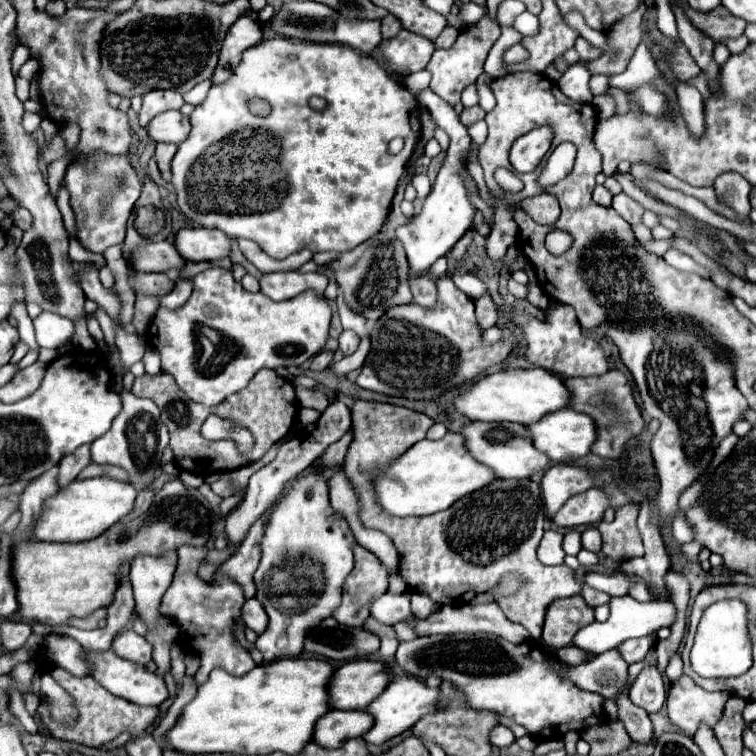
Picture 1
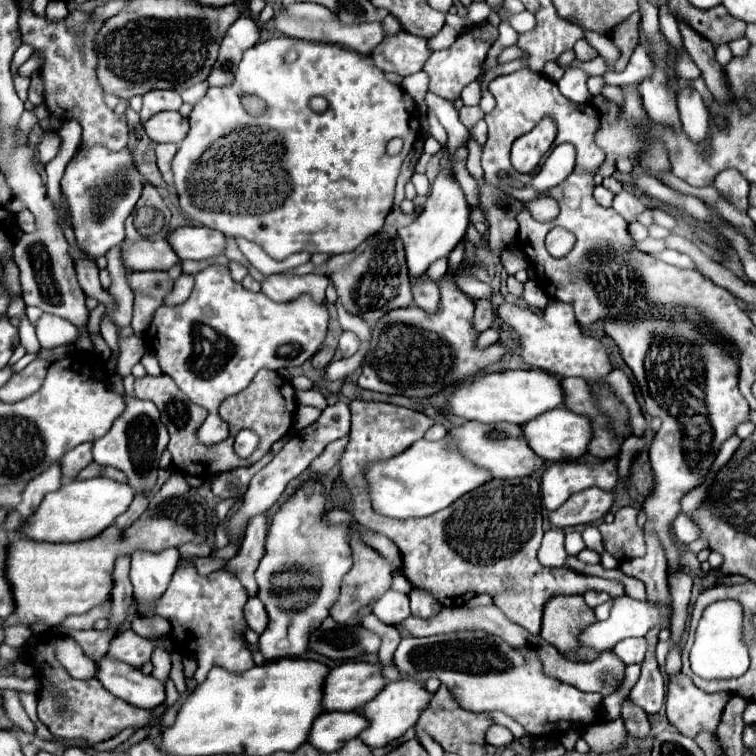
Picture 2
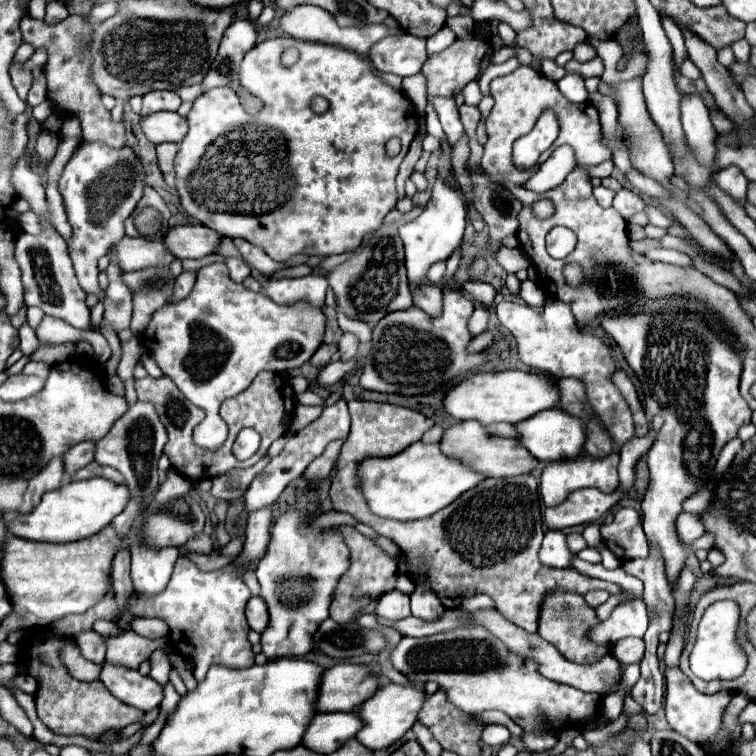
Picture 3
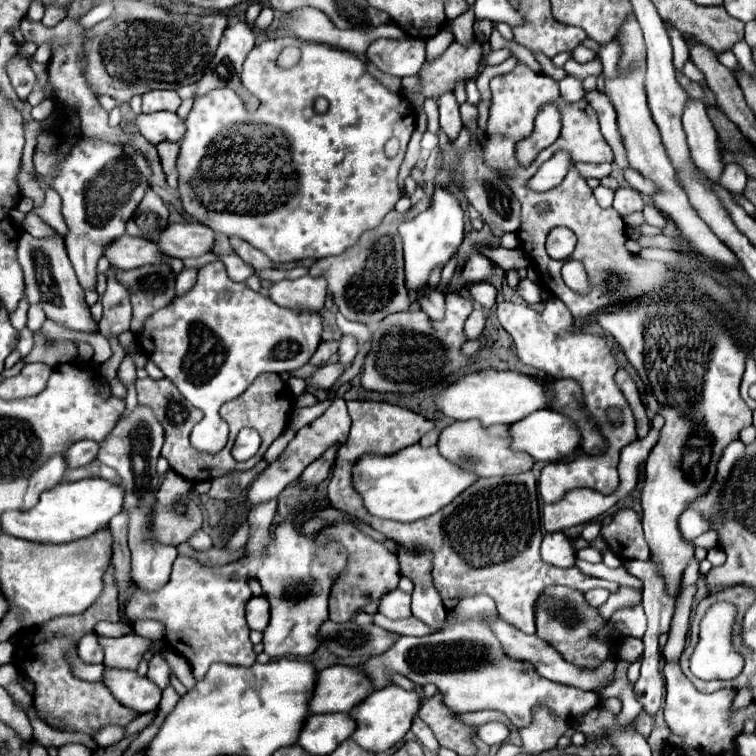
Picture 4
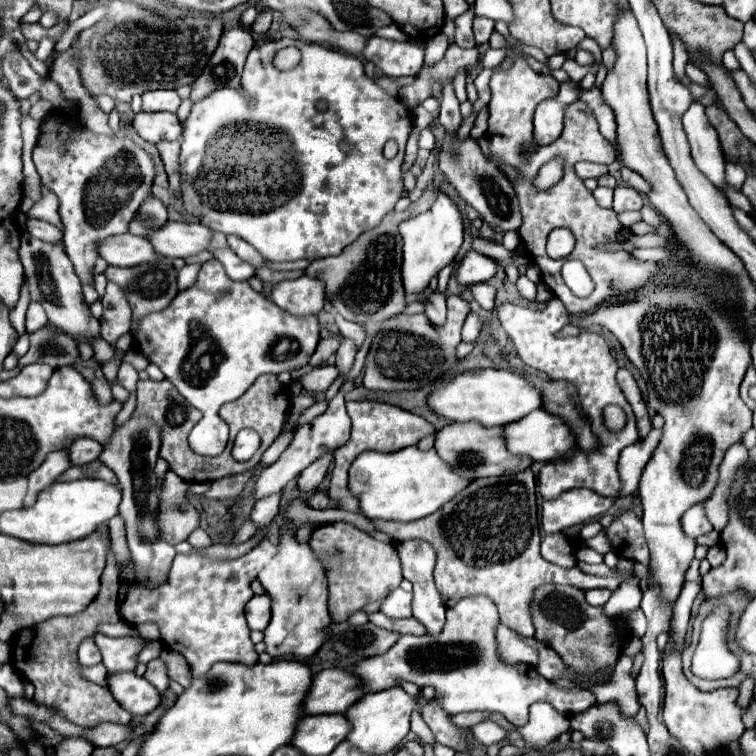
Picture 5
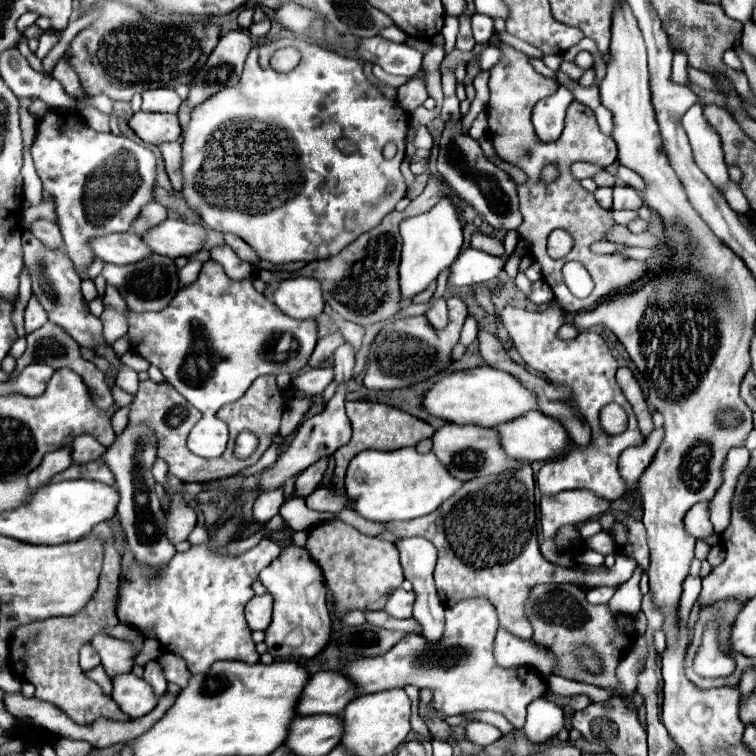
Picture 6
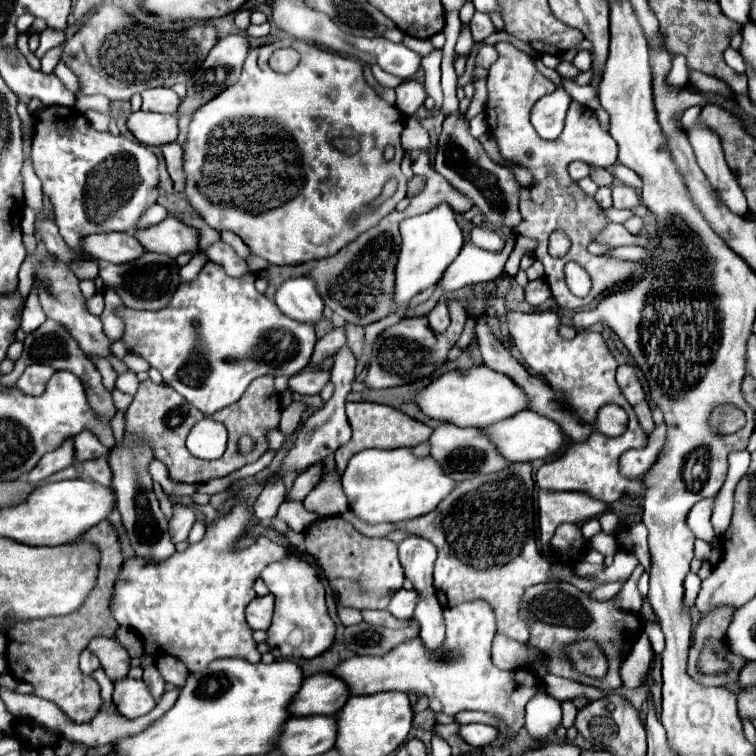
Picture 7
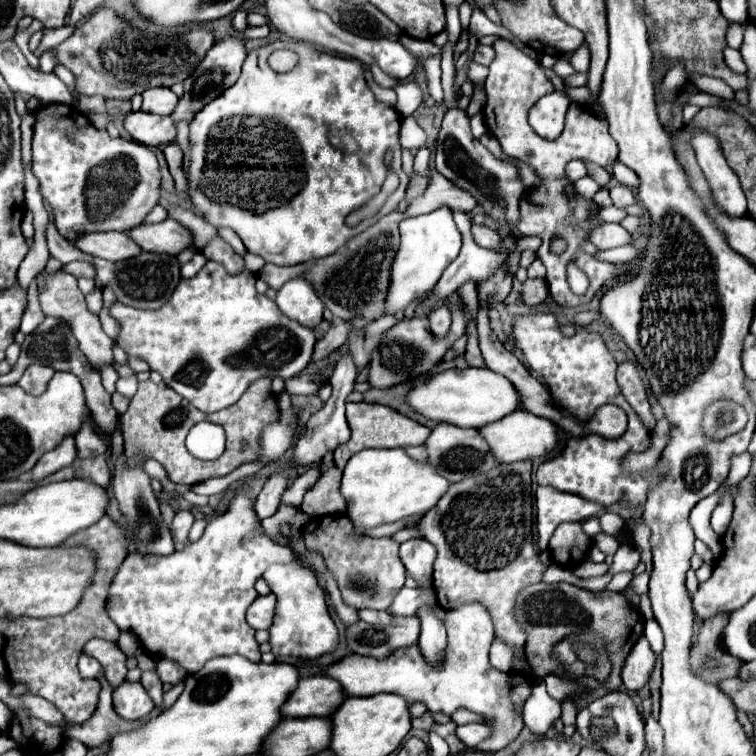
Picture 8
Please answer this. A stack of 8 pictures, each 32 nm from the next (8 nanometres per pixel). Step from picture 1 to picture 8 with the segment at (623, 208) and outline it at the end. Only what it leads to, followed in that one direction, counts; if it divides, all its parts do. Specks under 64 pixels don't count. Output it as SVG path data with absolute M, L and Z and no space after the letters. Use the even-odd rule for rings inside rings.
M614 184L614 186L610 188L610 196L612 196L614 206L618 206L618 208L624 208L624 206L636 202L634 190L628 188L628 186L622 186L622 184Z

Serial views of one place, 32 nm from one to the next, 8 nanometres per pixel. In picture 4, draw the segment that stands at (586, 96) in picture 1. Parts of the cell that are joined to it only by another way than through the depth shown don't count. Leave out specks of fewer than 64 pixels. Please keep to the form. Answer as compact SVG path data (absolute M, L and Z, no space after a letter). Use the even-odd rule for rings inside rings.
M568 76L560 82L560 96L564 102L576 102L576 100L582 100L584 96L584 88L582 88L582 82Z

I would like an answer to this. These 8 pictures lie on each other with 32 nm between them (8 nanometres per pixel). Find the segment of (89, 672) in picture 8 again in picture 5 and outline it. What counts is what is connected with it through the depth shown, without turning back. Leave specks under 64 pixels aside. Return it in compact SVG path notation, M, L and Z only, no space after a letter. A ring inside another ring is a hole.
M88 638L88 640L84 640L84 642L80 644L80 648L78 648L78 658L80 658L80 664L82 664L84 668L94 666L94 664L100 662L100 652L98 652L98 648L94 646L94 640L92 640L92 638Z

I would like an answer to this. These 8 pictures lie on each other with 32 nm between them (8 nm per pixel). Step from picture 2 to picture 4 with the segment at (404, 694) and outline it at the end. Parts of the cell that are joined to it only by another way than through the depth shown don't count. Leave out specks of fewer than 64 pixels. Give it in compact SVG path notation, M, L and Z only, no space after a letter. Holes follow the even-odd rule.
M396 684L376 690L370 696L366 696L364 702L360 702L356 708L352 708L348 712L356 720L356 732L352 732L350 740L360 744L360 748L364 748L366 752L372 752L372 754L388 752L392 746L402 742L402 738L410 730L412 716L418 712L418 708L420 708L418 692L406 692L404 688L400 688Z

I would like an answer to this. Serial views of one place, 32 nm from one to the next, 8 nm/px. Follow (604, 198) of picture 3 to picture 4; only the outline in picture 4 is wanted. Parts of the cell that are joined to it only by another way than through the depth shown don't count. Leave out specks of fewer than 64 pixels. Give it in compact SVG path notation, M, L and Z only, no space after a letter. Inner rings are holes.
M598 186L598 188L594 190L594 196L596 196L596 200L598 200L598 204L600 204L602 208L610 208L610 206L612 206L612 196L614 196L612 190L608 190L608 188L604 188L604 186Z

